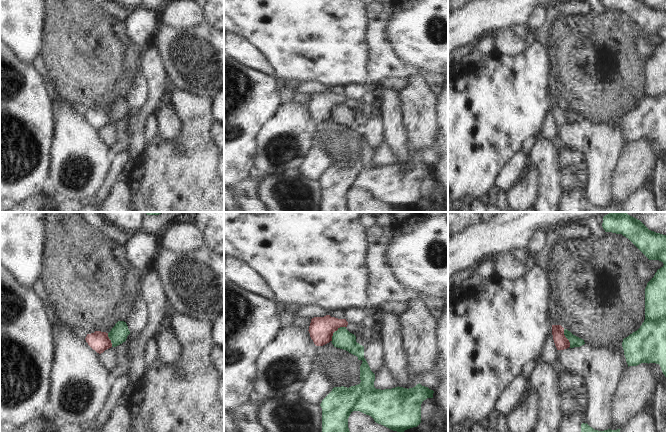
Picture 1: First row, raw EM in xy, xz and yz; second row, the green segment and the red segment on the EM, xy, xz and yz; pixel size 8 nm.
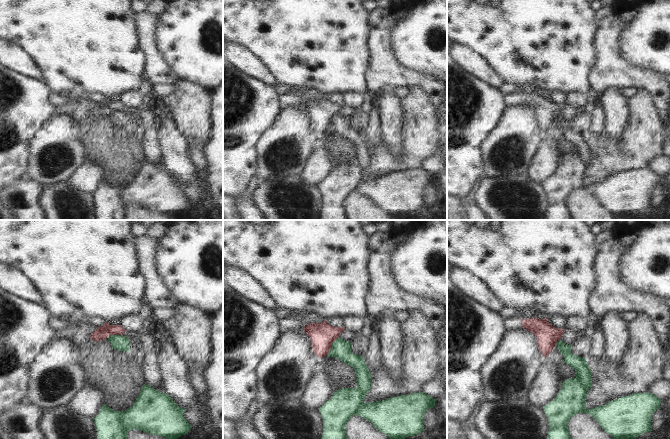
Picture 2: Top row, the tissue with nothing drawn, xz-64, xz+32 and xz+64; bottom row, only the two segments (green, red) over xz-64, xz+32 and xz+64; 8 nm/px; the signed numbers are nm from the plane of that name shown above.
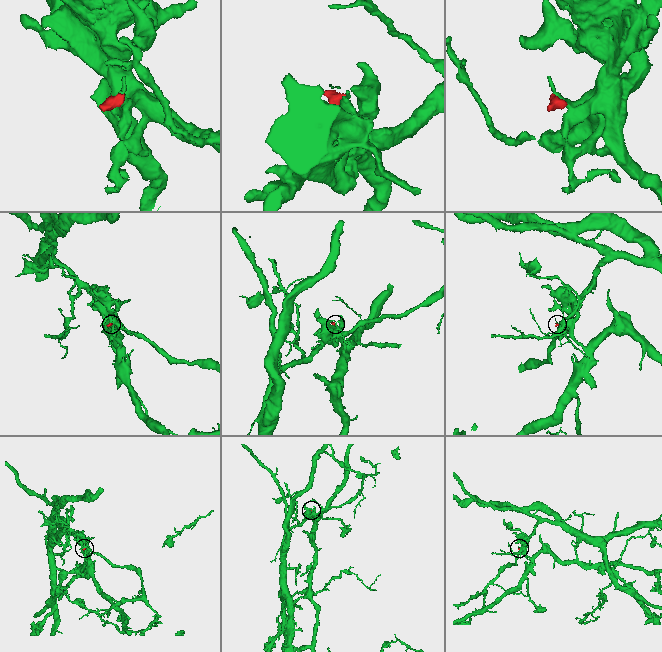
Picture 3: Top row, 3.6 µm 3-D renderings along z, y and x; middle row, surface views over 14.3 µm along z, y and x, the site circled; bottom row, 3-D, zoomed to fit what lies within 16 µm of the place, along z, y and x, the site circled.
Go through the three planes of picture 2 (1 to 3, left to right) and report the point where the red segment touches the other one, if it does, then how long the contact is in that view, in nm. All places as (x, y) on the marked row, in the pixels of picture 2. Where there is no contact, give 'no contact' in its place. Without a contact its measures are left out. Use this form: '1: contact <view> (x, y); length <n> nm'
1: contact xz-64 (113, 335); length 110 nm
2: contact xz+32 (331, 345); length 180 nm
3: no contact

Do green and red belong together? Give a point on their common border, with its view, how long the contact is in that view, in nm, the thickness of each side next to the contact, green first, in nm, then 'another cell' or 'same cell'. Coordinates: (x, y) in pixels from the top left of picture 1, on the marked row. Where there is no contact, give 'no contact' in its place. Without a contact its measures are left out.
meets green in xz at (335, 331); contact 170 nm long; 160 nm thick on the green side, 200 nm on the other; another cell

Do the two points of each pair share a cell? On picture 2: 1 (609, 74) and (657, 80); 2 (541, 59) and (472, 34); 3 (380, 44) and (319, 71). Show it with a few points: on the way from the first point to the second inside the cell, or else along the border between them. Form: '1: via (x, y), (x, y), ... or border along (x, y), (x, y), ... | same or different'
1: via (621, 74), (645, 79) | same
2: via (524, 42), (522, 40), (489, 40) | same
3: border along (370, 25), (371, 65), (368, 72) | different

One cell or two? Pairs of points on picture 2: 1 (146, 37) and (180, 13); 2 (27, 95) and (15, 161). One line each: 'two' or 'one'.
1: two
2: one

